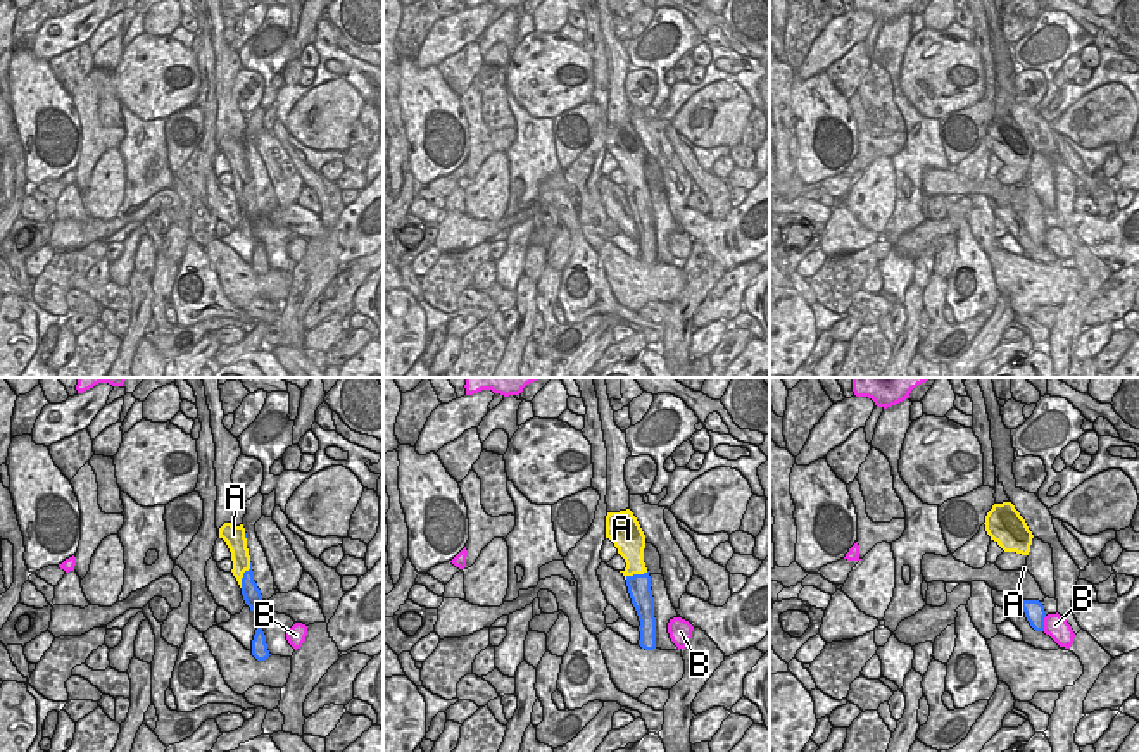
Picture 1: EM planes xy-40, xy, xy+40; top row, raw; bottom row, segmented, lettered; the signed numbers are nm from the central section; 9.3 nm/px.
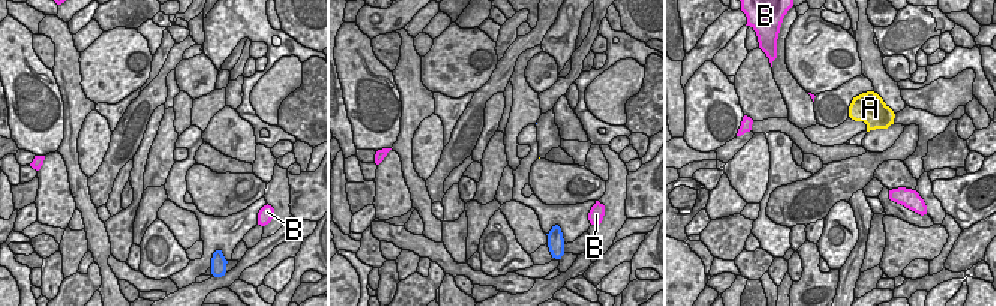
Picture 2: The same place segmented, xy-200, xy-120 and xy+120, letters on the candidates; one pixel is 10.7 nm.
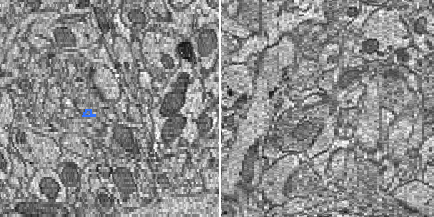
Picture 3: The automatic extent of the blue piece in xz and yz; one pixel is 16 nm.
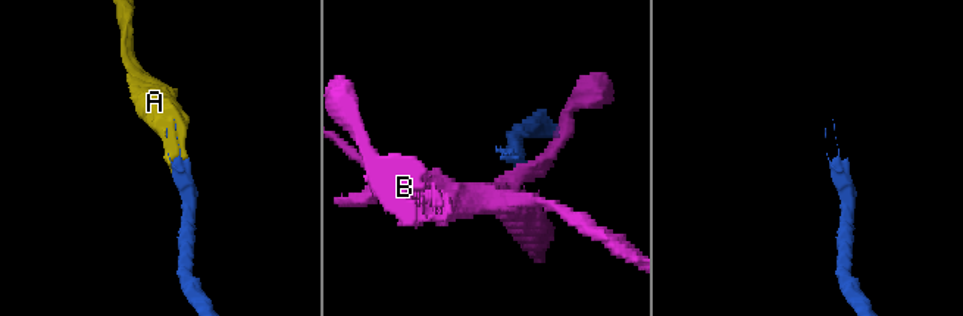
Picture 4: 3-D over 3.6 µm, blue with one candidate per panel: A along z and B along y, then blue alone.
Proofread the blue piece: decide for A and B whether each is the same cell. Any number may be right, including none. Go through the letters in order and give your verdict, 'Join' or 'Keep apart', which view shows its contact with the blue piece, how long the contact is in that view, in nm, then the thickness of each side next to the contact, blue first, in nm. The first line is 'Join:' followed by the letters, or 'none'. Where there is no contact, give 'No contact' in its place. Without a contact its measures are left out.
Join: A
A: Join. Touches blue in xy-40. Shared border 260 nm. Thickness 170 nm (blue) against 170 nm
B: Keep apart. Touches blue in xy+40. Shared border 150 nm. Thickness 190 nm (blue) against 220 nm

